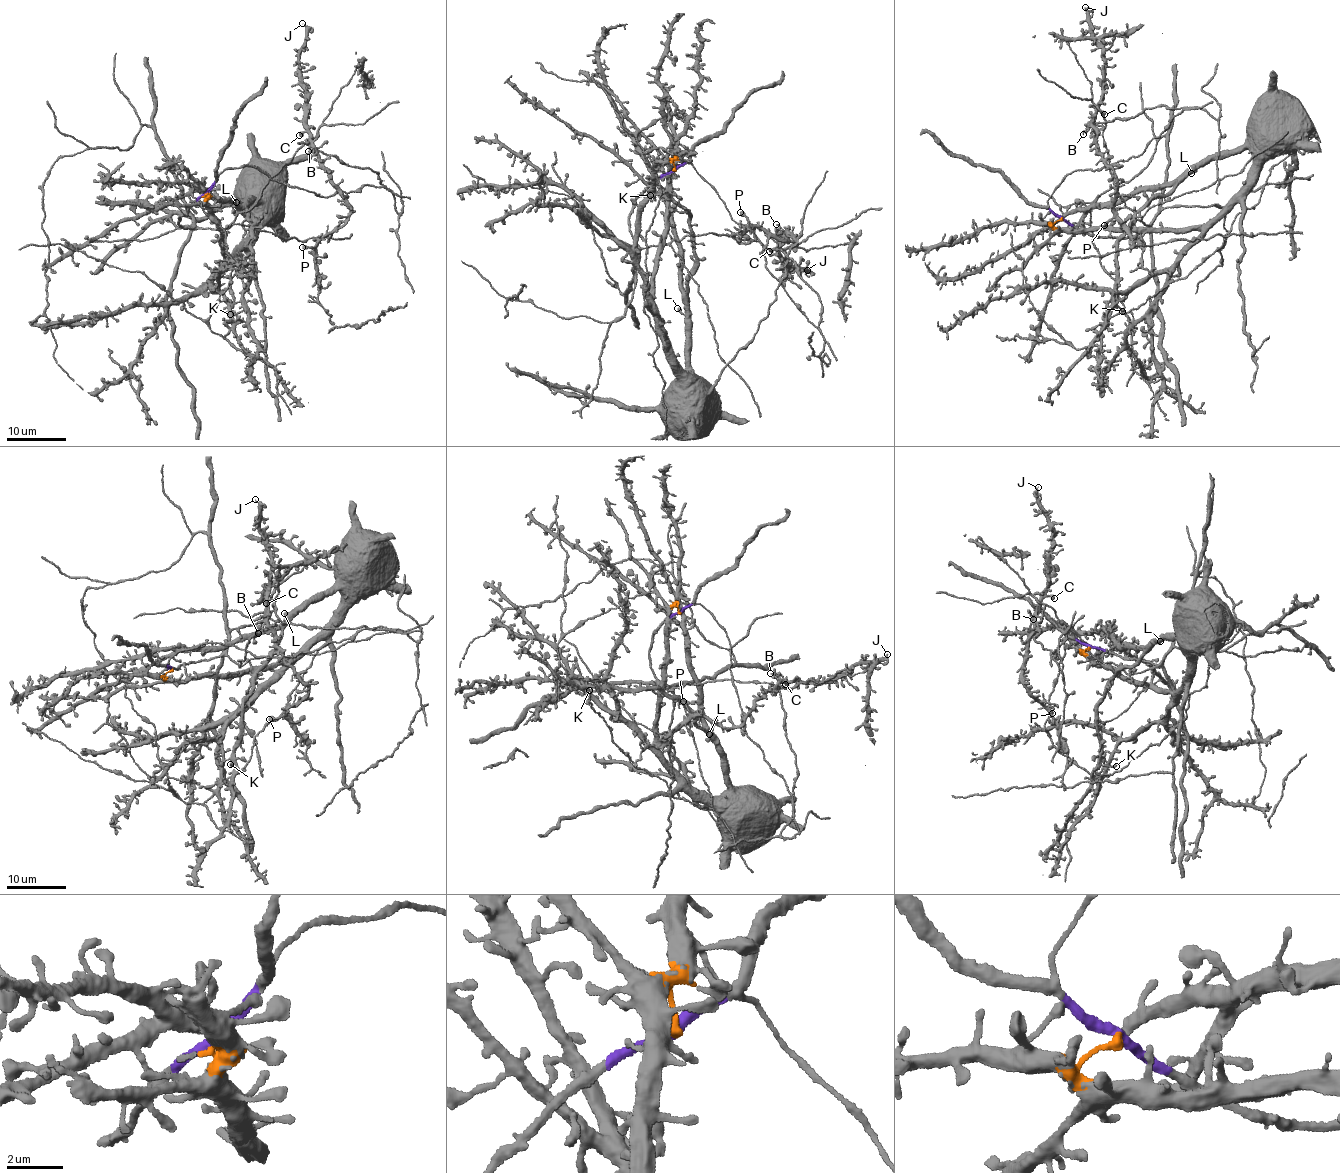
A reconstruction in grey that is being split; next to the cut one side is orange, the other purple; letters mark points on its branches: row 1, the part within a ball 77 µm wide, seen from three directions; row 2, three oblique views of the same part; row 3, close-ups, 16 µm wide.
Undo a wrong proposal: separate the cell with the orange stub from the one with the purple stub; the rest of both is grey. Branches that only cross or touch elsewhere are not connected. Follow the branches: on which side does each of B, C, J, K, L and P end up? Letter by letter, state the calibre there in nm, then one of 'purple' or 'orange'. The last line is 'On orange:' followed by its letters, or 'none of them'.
B: calibre 200 nm; purple
C: calibre 380 nm; purple
J: calibre 150 nm; purple
K: calibre 340 nm; orange
L: calibre 360 nm; orange
P: calibre 440 nm; purple
On orange: K, L

